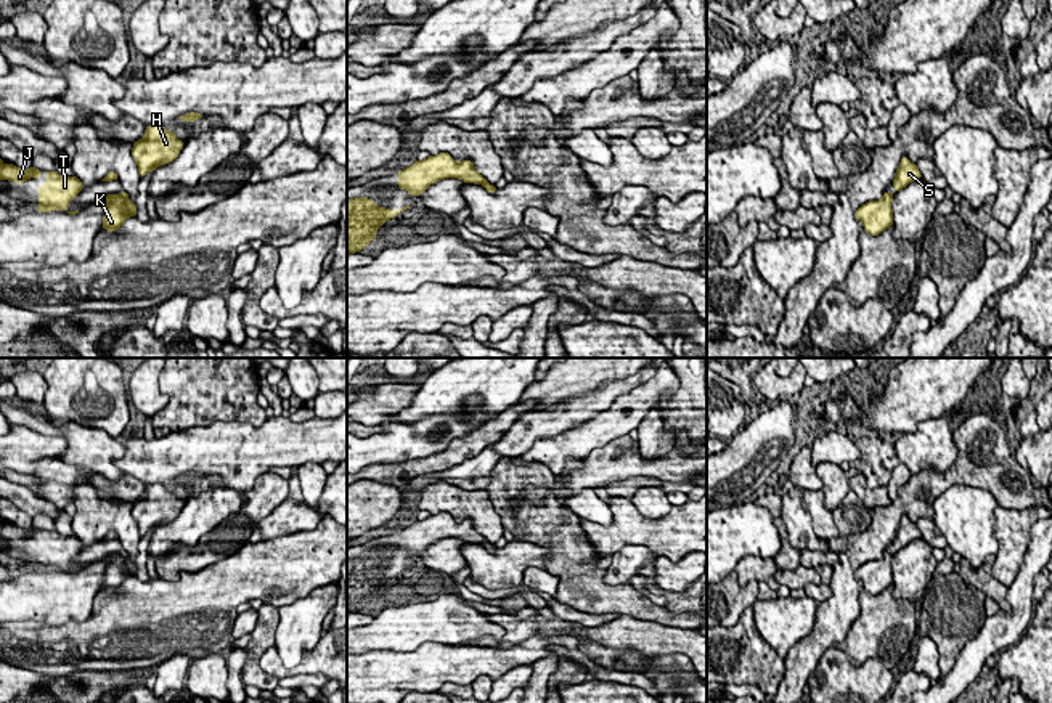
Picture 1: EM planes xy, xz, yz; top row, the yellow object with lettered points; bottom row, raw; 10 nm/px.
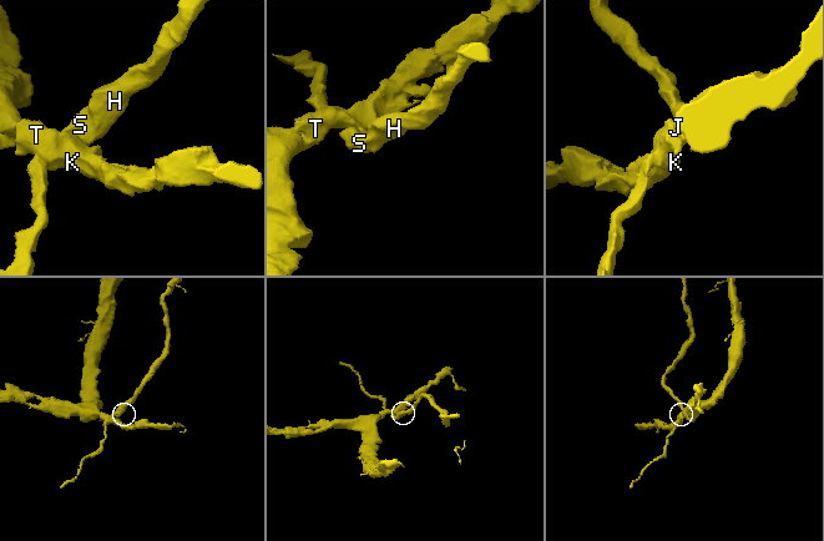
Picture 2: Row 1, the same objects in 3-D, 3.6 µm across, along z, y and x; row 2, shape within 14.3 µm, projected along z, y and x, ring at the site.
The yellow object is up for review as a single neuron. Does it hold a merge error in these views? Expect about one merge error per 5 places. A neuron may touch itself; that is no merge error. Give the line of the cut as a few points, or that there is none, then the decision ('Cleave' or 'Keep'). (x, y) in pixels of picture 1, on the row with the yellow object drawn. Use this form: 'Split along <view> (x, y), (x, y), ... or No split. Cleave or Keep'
Split along yz (888, 193), (892, 196). Cleave

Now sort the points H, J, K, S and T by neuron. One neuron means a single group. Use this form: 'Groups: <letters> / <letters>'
Groups: H S / J K T

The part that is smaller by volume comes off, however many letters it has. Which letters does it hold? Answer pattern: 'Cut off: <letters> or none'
Cut off: H, S

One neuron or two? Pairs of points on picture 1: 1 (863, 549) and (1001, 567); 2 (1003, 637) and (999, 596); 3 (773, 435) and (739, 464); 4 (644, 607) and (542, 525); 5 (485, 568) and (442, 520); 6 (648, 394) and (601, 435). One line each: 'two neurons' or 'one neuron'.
1: two neurons
2: two neurons
3: one neuron
4: one neuron
5: two neurons
6: one neuron

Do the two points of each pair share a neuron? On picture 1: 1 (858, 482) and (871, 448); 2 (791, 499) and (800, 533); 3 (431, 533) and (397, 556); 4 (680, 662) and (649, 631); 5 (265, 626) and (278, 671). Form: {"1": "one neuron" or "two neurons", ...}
{"1": "two neurons", "2": "one neuron", "3": "one neuron", "4": "two neurons", "5": "two neurons"}

